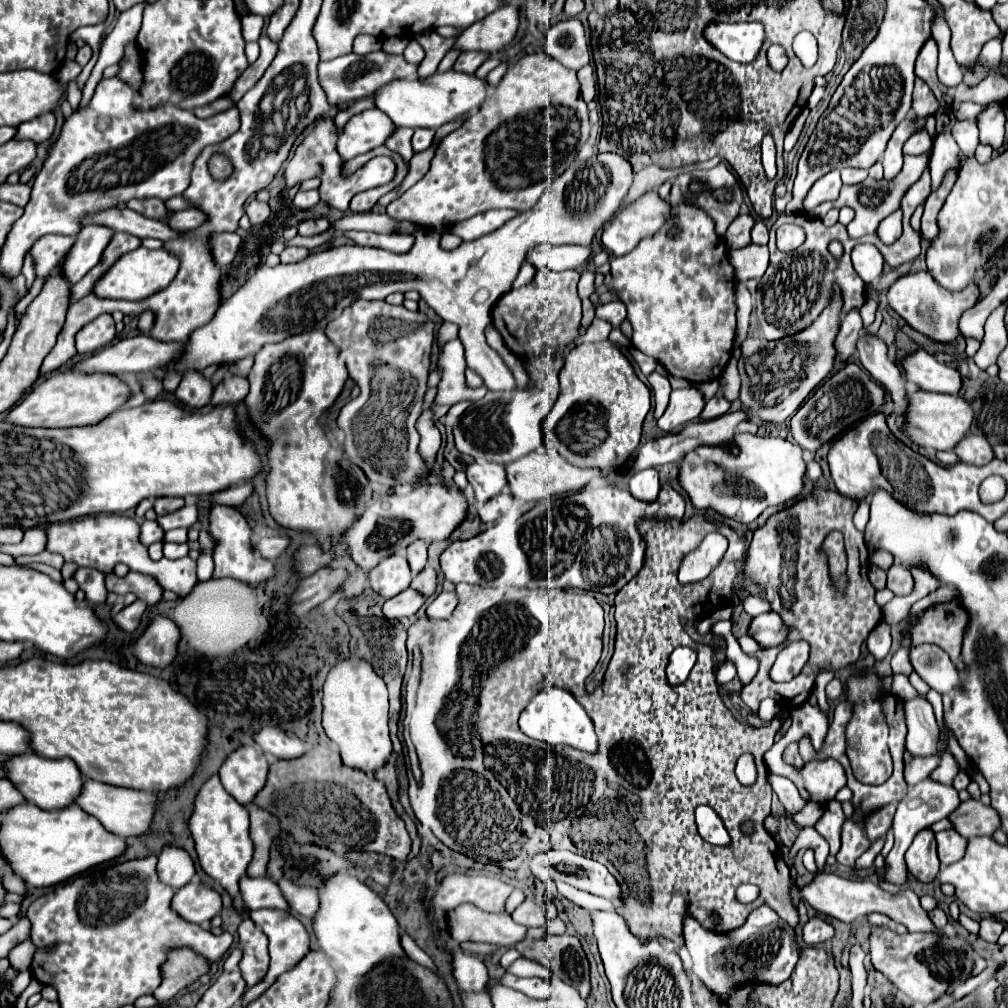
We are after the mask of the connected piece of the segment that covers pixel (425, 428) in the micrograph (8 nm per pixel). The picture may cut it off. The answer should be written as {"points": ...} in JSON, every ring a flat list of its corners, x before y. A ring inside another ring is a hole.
{"points":[[424,408,422,414,416,420,416,430,420,434,420,444,418,444,418,454,426,466,426,472,432,470,434,460,436,460,436,452,442,444,440,440,440,430,434,424,434,412,430,408]]}

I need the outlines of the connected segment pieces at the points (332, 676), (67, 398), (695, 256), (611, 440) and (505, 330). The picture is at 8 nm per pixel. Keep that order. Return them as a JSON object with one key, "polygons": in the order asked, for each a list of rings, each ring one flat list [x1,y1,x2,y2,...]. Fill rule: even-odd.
{"polygons":[[[350,656,348,660,338,660,328,672,322,692,322,726,328,738,338,744,344,764,374,776,374,772,386,764,392,752,388,728,388,692,384,680,374,672,370,662]],[[56,372,48,376,44,382,36,384,28,396,16,402,6,420,18,426,32,428,68,428,68,426,88,426,96,424,96,420,104,420,104,416,112,414,120,406,124,406,130,398,132,390,128,384,120,382,116,376,106,374,84,374,84,372]],[[694,204,670,208,666,224,654,236,644,238,632,252,610,258,612,290,628,308,626,320,632,324,632,346,656,358,670,376,684,378,692,384,718,380,732,356,736,334,736,270,728,260,728,246,716,236,714,220],[676,228,676,236,670,230]],[[604,340,600,344,580,344,568,354,566,364,560,370,560,398,544,420,544,442,548,446,554,446,558,454,572,466,618,472,624,468,624,464,640,444,640,430,648,410,650,390,634,374,632,364,610,340]],[[540,268,530,284,512,288,500,296,492,310,492,324,514,354,540,356,540,352,558,350,560,346,576,340,582,318,582,304,576,294,578,278,580,272,576,270,552,272,550,268]]]}

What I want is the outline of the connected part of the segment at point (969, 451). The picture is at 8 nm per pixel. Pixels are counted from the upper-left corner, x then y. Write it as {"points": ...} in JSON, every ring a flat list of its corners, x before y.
{"points":[[974,434,964,436,954,446,954,454,960,458,960,462,974,464,974,466,984,466,988,464,988,460,994,458,994,452,988,440,984,440,984,436,974,436]]}

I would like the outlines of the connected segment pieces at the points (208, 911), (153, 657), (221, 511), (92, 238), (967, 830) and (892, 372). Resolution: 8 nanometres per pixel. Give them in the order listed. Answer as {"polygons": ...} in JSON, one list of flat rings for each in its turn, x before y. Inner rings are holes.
{"polygons":[[[194,882,182,886,170,904,180,918,192,924,208,922,222,910,220,894,206,884,194,884]],[[156,616,150,620,148,628,134,642,134,658,152,668,166,668,174,662,178,654,180,630,166,618]],[[214,506,210,510,210,536,214,538,214,578,236,578,242,580,250,586,258,586,264,584,266,580,270,580,274,576,274,562,264,560,262,556,254,554,252,542,250,542,250,526,244,520,244,516,236,510,236,508,228,508,228,506]],[[108,226,82,228,68,254,68,260,64,262,64,272,68,272,68,280,72,280,72,284,76,284,84,274,88,274,96,266,112,234,114,232]],[[978,800,960,802,960,806,948,814,948,820,964,838,992,836,992,832,1000,828,1000,816,996,816,990,806,984,806]],[[862,332,856,342,856,352,862,366,876,382,880,382,890,392,892,402,900,406,898,410,902,412,906,396,904,378,900,376,900,368,888,358,888,346,884,344,884,340,880,340,876,334]]]}

